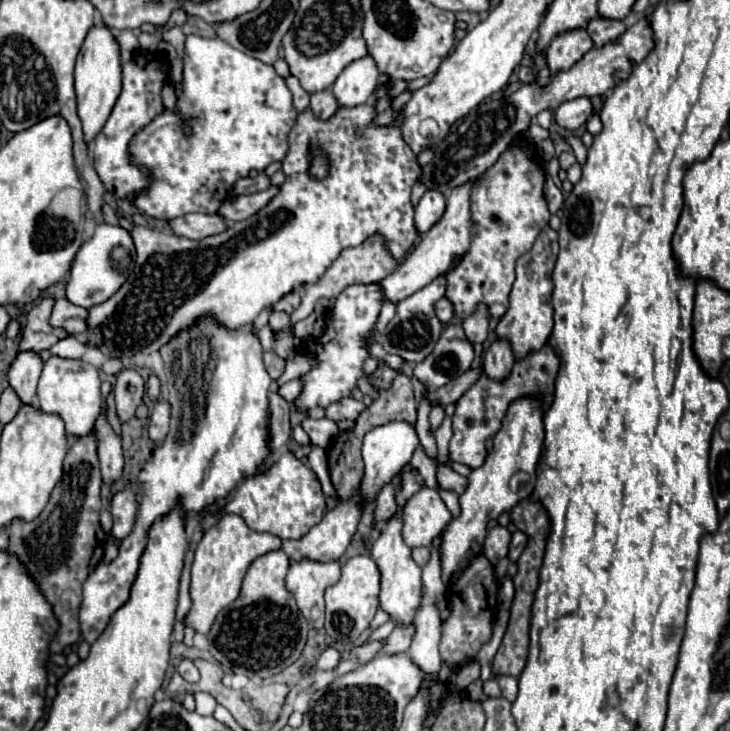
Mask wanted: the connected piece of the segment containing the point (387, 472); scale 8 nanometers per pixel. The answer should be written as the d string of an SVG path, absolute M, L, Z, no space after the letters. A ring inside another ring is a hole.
M388 422L384 426L378 426L370 430L364 436L364 446L362 446L362 456L364 456L364 478L360 484L360 494L366 496L366 502L374 500L374 494L388 482L396 472L400 472L406 464L410 464L410 458L414 450L420 446L418 434L410 422Z

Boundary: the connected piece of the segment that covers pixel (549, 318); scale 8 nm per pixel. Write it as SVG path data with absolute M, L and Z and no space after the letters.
M546 226L536 238L532 250L522 254L516 262L516 282L510 292L510 308L496 326L496 334L512 344L514 356L522 358L532 350L540 350L554 328L554 308L552 308L552 270L558 254L558 234Z

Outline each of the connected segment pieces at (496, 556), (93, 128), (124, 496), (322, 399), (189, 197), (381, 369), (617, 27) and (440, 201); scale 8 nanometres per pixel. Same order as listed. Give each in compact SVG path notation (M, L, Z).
M496 526L488 532L488 538L484 542L484 556L492 566L498 564L498 560L506 558L508 554L508 544L510 544L510 532L502 526Z
M94 26L88 32L84 46L78 54L74 78L76 78L74 88L76 88L76 96L78 96L78 116L80 116L82 128L84 128L84 142L90 144L98 136L98 132L104 128L104 124L120 96L120 86L122 86L118 44L106 26Z
M122 490L122 492L118 492L112 498L114 526L108 532L110 538L114 538L114 540L120 542L120 540L124 540L130 534L130 530L134 526L134 520L136 520L136 508L138 508L136 494L130 492L130 490Z
M378 284L368 286L348 286L338 298L334 308L328 314L328 328L324 334L316 340L310 340L306 344L308 354L314 356L320 364L310 370L304 378L304 390L298 396L298 406L304 410L310 410L314 406L326 408L332 402L338 402L344 396L350 396L350 392L356 388L356 380L364 376L362 364L370 356L366 348L368 334L374 328L374 322L378 318L378 312L382 308L382 294Z
M186 36L184 48L184 90L178 96L178 110L190 122L192 136L184 136L182 124L176 112L164 110L146 128L142 128L132 144L132 160L138 166L152 170L152 182L146 194L132 200L132 204L144 214L166 214L166 210L196 210L216 212L220 198L226 198L232 184L250 174L250 170L264 170L276 160L282 160L288 152L288 134L296 124L296 110L292 106L292 94L286 88L272 66L246 56L220 38Z
M380 364L380 366L378 366L378 370L376 370L372 376L368 376L368 380L370 380L372 384L380 386L380 388L388 388L394 376L396 376L396 370L388 368L386 364Z
M594 18L590 20L590 24L586 26L592 42L596 46L604 46L608 42L614 42L618 40L624 32L626 32L626 26L620 22L620 20L606 20L606 18Z
M428 190L420 198L420 202L416 206L416 214L414 214L414 226L416 226L416 230L420 234L428 232L440 220L440 216L444 214L444 208L446 208L444 196L440 192L436 192L436 190Z

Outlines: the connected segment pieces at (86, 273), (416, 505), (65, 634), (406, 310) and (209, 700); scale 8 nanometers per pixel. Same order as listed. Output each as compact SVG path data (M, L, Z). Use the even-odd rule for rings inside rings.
M98 224L94 234L82 244L80 252L76 254L70 280L66 284L66 298L82 308L92 308L108 300L130 276L136 260L136 248L128 230L118 224Z
M426 486L406 502L400 516L404 520L402 536L410 548L430 548L432 540L436 540L436 536L440 536L444 526L452 520L452 514L438 492Z
M88 434L84 438L76 438L70 448L68 454L64 458L64 474L60 478L60 482L56 484L50 502L46 504L44 512L34 520L34 522L18 522L14 520L12 526L8 528L8 554L14 554L20 564L24 566L24 570L28 572L28 576L32 576L32 580L36 582L38 590L42 592L42 596L48 600L48 604L54 610L54 616L60 624L58 628L58 636L50 642L50 652L62 652L64 646L74 644L80 636L80 626L78 626L78 610L80 610L80 602L82 602L82 582L88 578L90 570L94 570L94 566L102 560L104 556L104 540L106 534L100 528L100 464L98 464L98 440L96 434Z
M438 276L436 280L432 280L428 286L424 286L422 290L414 292L412 296L408 296L406 300L402 300L396 306L396 314L394 318L388 322L386 330L380 334L378 344L388 352L388 354L396 354L400 356L404 362L412 362L412 364L420 364L420 360L424 360L432 348L436 346L438 338L440 338L440 330L442 324L440 320L434 316L434 302L440 300L446 292L446 278Z
M198 692L198 694L194 694L194 698L196 698L198 714L212 714L212 708L216 708L216 700L206 692Z

